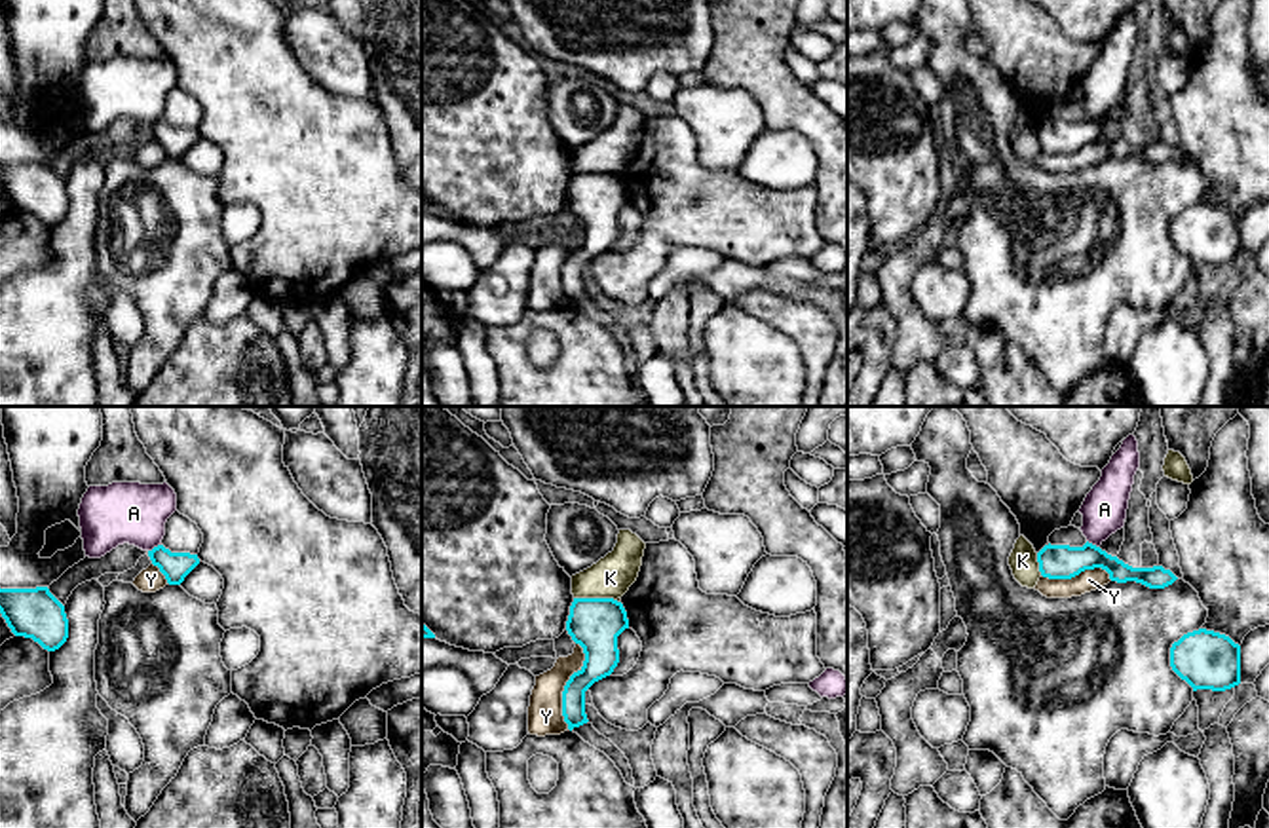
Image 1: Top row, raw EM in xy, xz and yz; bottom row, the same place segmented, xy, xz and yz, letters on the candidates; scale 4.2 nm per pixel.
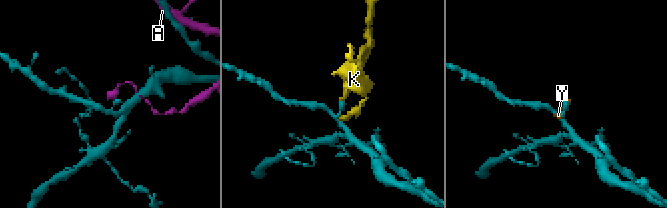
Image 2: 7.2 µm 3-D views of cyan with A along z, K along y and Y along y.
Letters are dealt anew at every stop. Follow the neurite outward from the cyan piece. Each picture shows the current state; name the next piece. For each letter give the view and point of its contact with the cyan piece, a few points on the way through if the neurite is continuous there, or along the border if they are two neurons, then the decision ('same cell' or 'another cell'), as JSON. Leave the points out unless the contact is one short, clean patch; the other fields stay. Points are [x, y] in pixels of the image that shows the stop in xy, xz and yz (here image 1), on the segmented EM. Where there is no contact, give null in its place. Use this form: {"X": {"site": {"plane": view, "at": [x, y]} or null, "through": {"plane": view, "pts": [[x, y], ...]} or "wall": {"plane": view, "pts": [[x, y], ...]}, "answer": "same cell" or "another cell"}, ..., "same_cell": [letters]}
{"A": {"site": {"plane": "xy", "at": [154, 547]}, "answer": "another cell"}, "K": {"site": {"plane": "xz", "at": [595, 599]}, "answer": "another cell"}, "Y": {"site": {"plane": "xz", "at": [567, 684]}, "answer": "another cell"}, "same_cell": []}

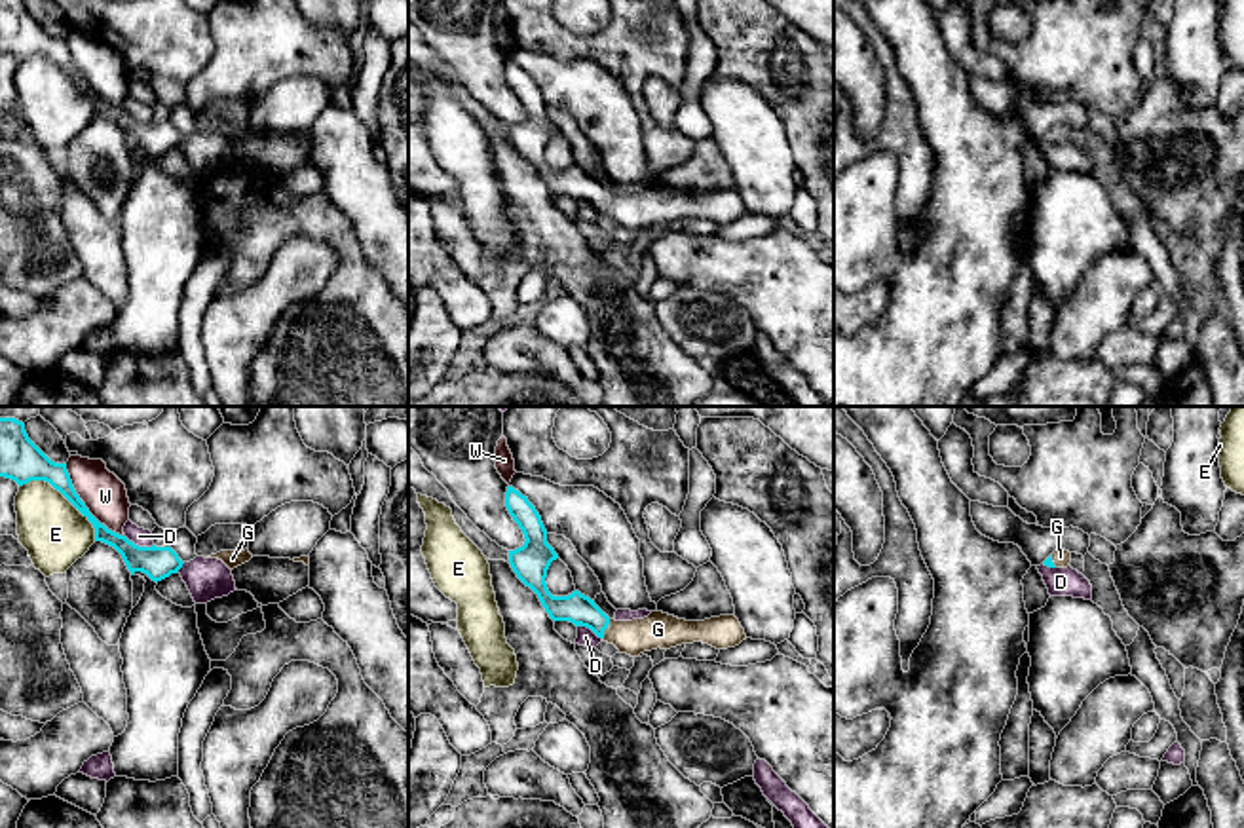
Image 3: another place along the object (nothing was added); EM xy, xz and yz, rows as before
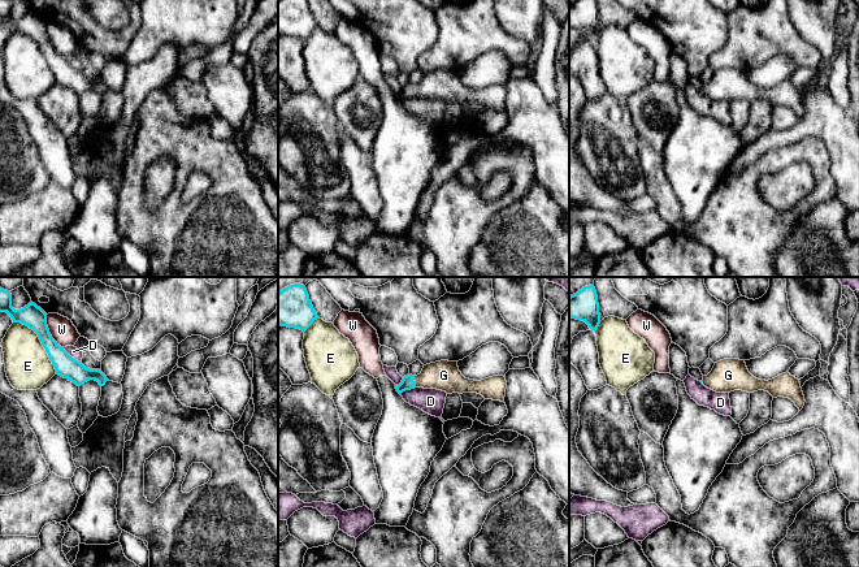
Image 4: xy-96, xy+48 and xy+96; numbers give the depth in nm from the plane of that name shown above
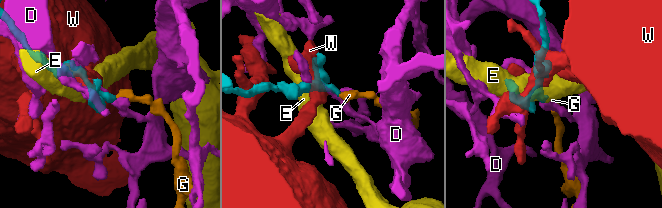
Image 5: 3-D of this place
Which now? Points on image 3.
{"D": {"site": {"plane": "xy", "at": [137, 545]}, "answer": "another cell"}, "E": {"site": {"plane": "xy", "at": [63, 494]}, "wall": {"plane": "xy", "pts": [[19, 485], [48, 481], [92, 525], [95, 540]]}, "answer": "another cell"}, "G": {"site": {"plane": "xz", "at": [606, 627]}, "through": {"plane": "xz", "pts": [[576, 608], [606, 627], [658, 629]]}, "answer": "same cell"}, "W": {"site": {"plane": "xy", "at": [84, 506]}, "answer": "another cell"}, "same_cell": ["G"]}

